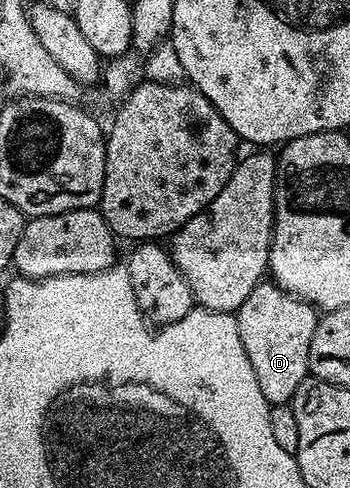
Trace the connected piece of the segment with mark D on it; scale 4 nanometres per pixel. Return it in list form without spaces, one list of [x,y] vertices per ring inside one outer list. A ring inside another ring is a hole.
[[[261,280],[235,311],[240,339],[254,368],[254,376],[258,376],[258,388],[262,388],[262,396],[266,396],[272,406],[291,403],[298,384],[308,374],[308,348],[296,338],[275,338],[268,330],[304,330],[304,334],[310,336],[316,322],[308,319],[307,309],[304,299],[283,290],[275,281]]]

